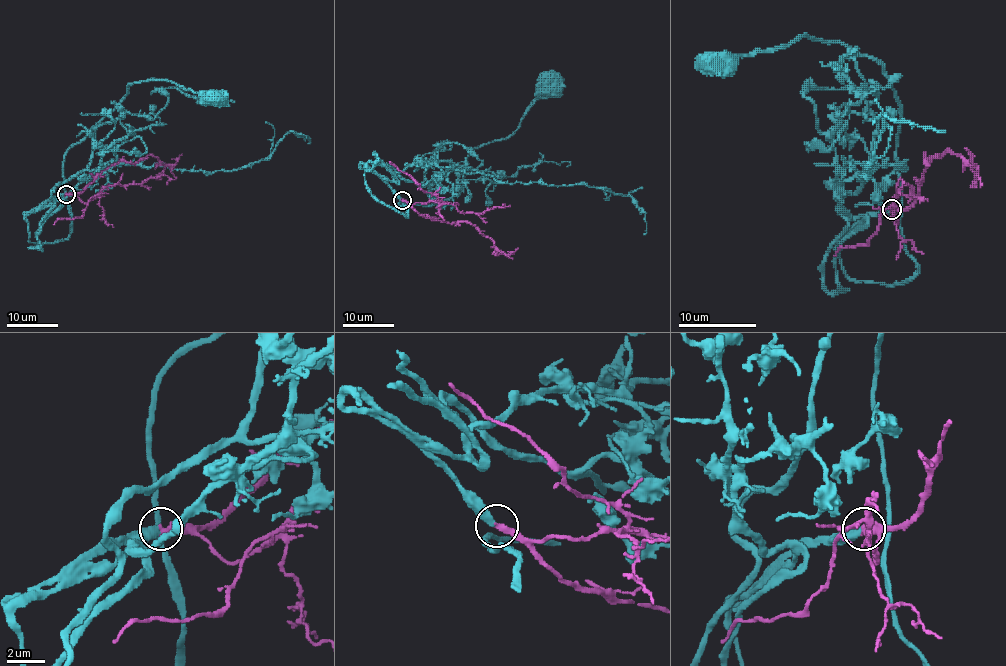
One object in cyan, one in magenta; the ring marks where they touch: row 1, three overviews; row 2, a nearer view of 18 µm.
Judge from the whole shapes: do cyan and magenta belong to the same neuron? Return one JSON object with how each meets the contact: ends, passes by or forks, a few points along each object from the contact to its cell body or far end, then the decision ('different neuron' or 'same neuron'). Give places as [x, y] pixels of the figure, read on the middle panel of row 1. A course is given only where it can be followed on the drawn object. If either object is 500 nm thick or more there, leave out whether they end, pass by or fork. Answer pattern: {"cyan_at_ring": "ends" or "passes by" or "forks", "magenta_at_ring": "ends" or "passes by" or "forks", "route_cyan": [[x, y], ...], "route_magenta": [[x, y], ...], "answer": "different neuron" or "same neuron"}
{"cyan_at_ring": "passes by", "magenta_at_ring": "ends", "route_cyan": [[401, 200], [362, 163], [366, 188], [406, 217], [399, 202], [461, 190], [473, 151], [507, 138], [554, 84]], "route_magenta": [[402, 200], [420, 214], [439, 220], [471, 223], [506, 254], [518, 247]], "answer": "same neuron"}

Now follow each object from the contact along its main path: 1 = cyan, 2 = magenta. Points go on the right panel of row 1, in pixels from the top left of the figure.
1: (892, 208), (836, 242), (851, 279), (918, 269), (900, 220), (900, 105), (877, 60), (798, 37), (716, 68)
2: (892, 208), (908, 208), (914, 203), (927, 165), (925, 160), (927, 162), (947, 150), (974, 165), (964, 148)

